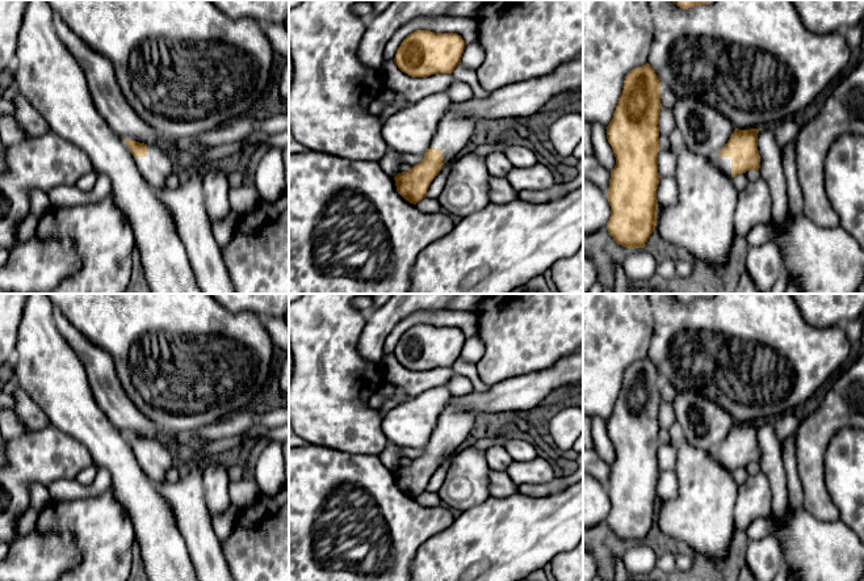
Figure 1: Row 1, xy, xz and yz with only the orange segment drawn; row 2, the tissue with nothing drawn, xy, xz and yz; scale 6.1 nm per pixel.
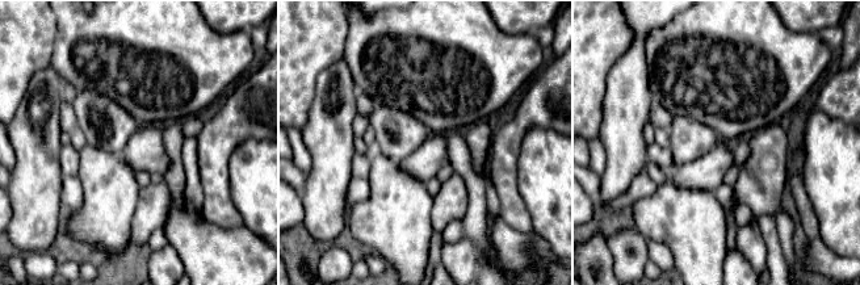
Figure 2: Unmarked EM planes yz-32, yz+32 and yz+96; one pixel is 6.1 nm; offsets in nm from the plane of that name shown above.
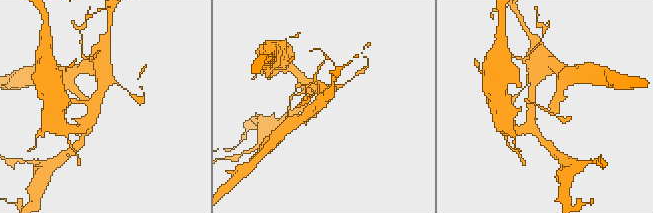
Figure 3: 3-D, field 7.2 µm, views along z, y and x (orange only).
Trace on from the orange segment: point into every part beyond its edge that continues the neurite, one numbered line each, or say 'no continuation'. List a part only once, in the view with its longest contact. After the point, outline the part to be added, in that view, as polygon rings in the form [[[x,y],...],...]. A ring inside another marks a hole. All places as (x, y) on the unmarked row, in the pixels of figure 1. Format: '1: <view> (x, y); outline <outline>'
1: yz (724, 457); outline [[[714,451],[716,458],[727,468],[731,470],[731,452],[730,451]]]

